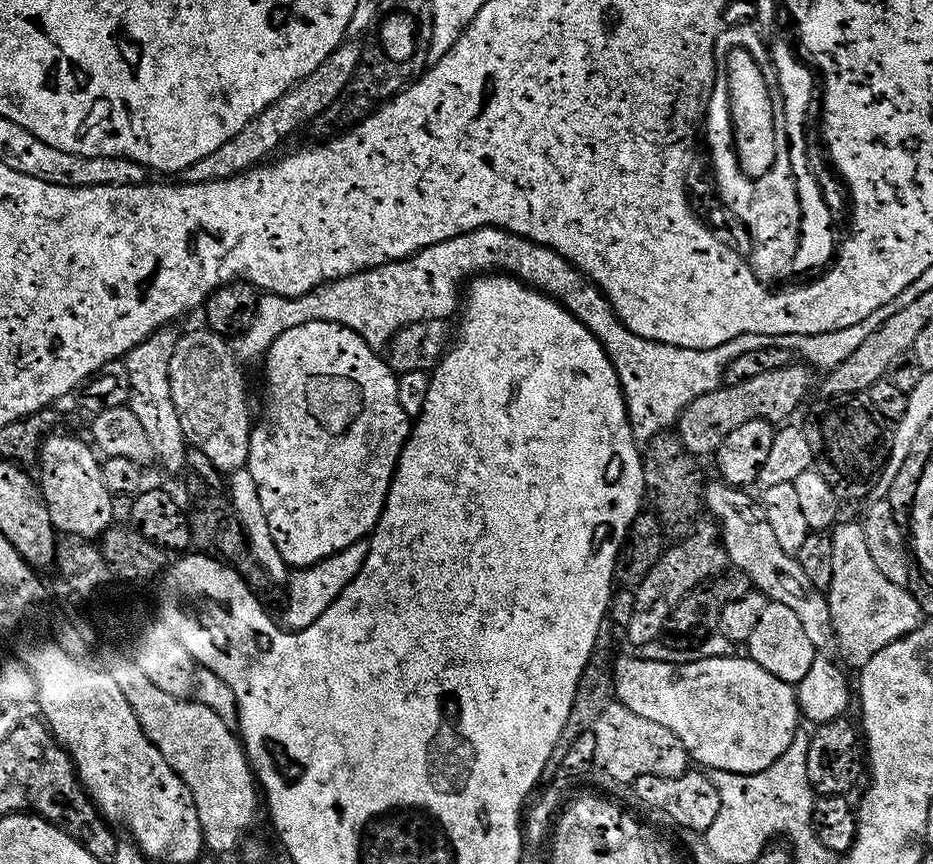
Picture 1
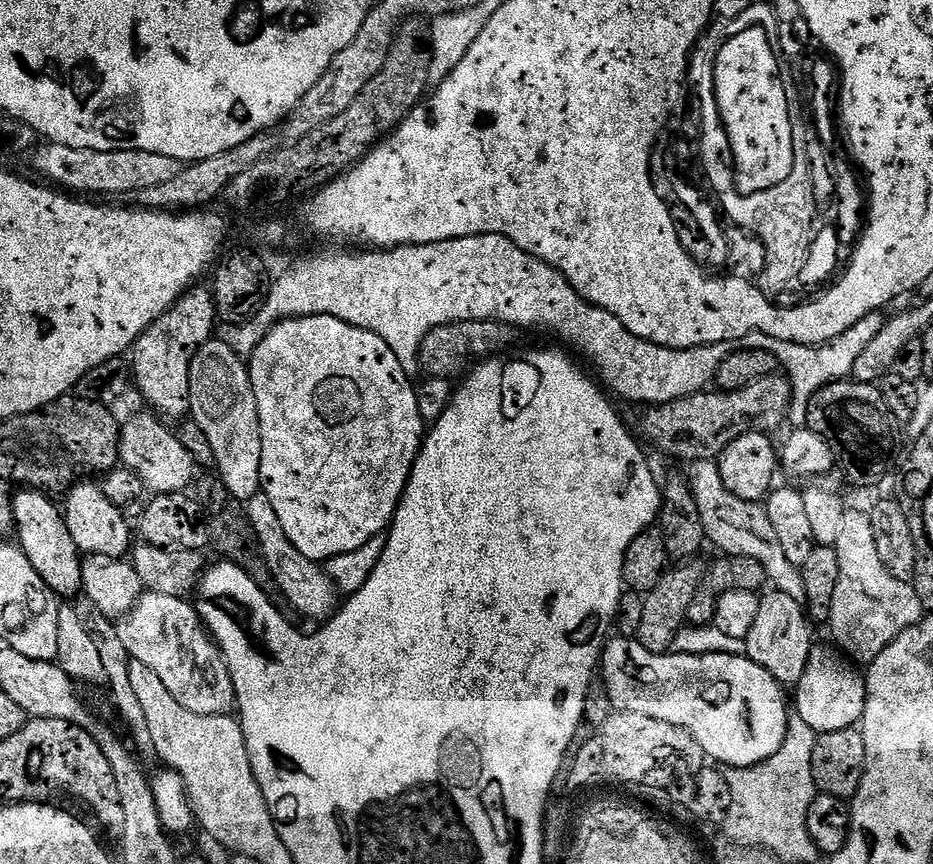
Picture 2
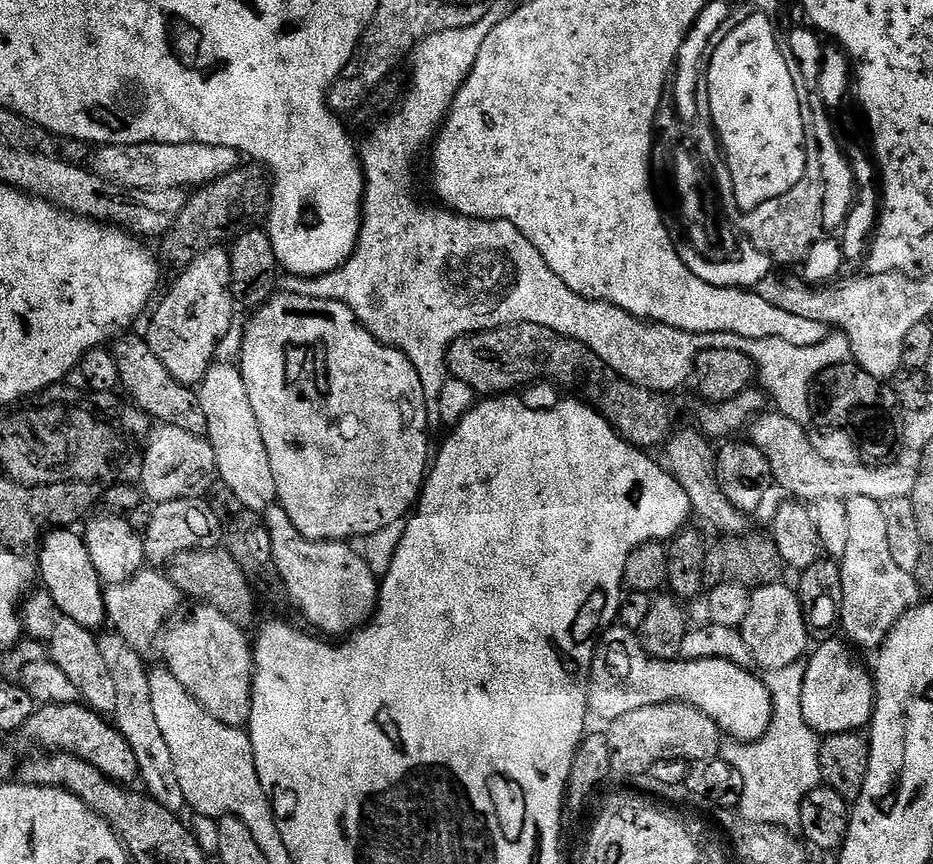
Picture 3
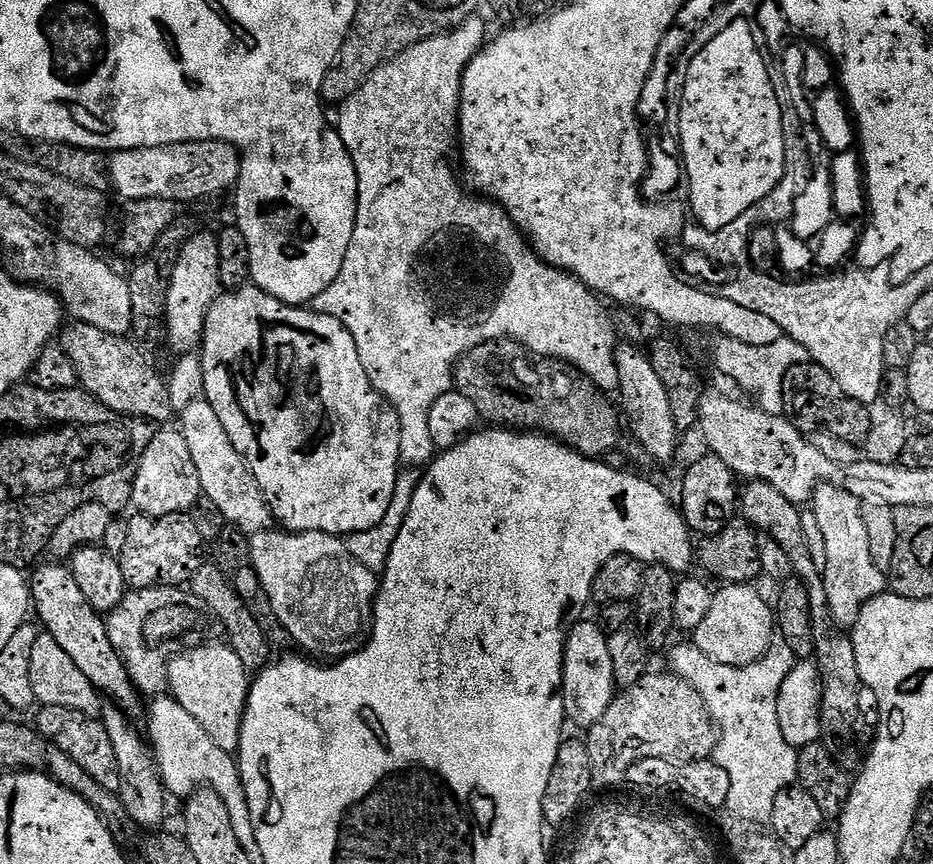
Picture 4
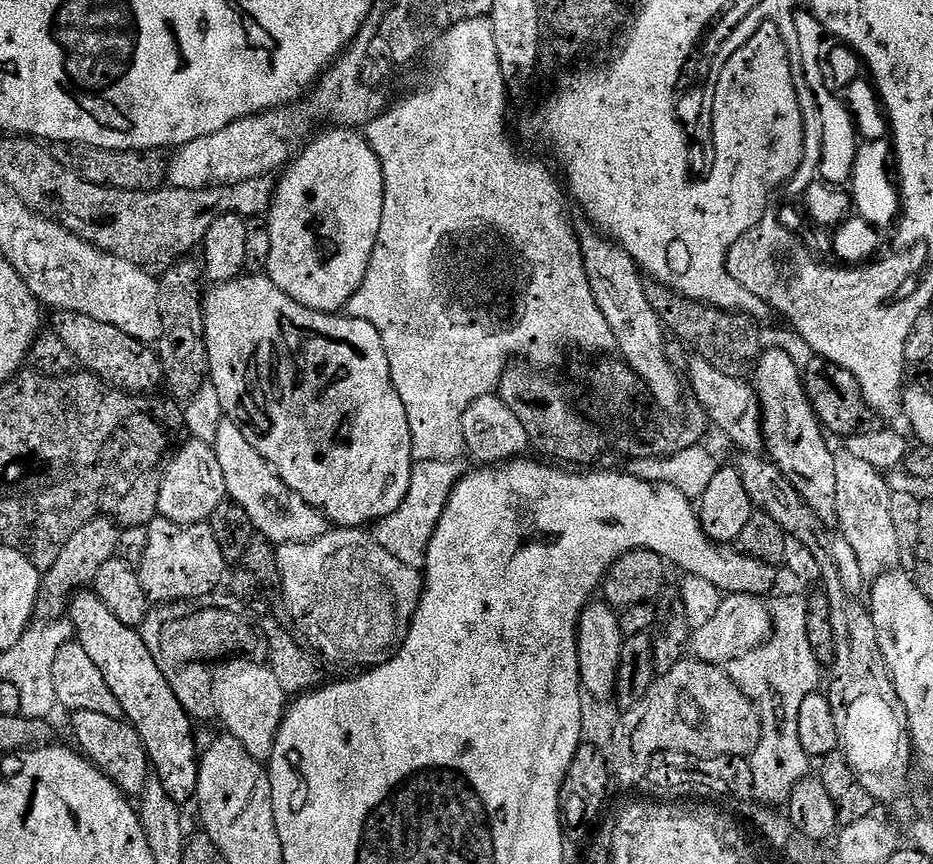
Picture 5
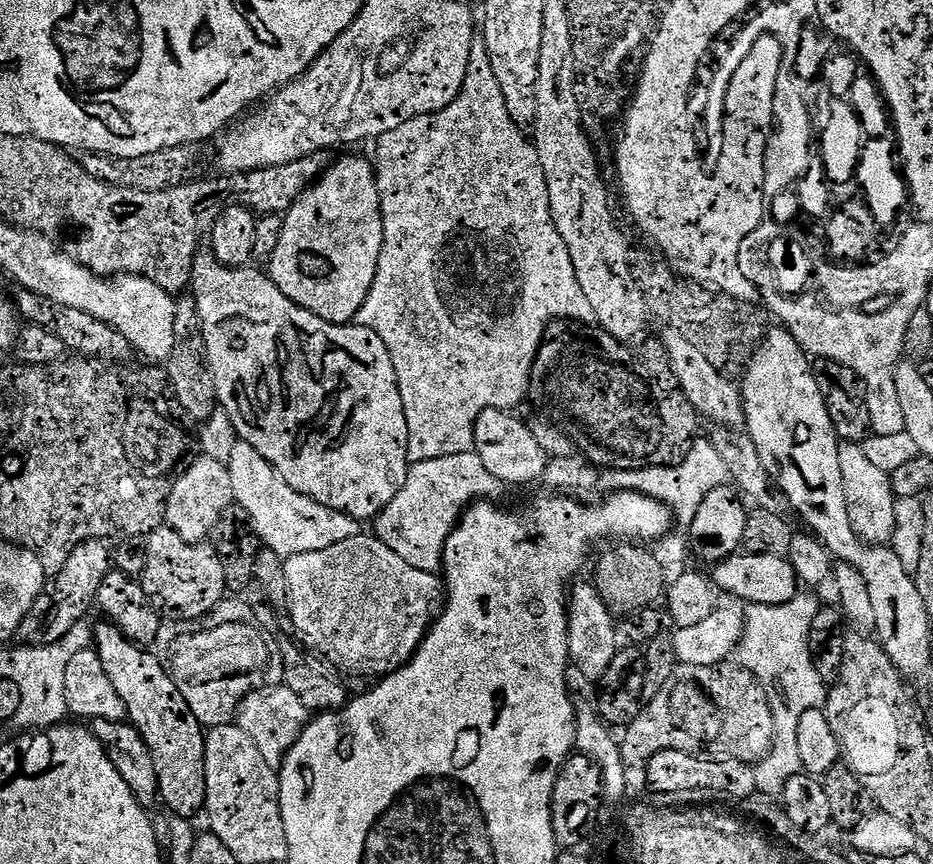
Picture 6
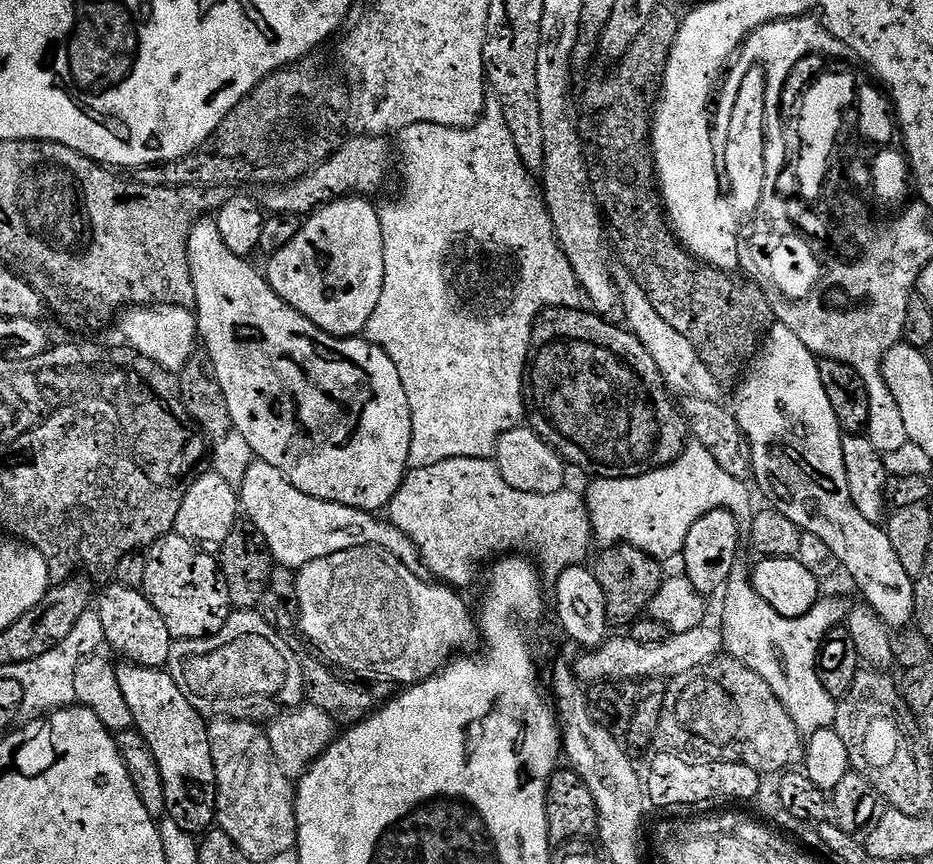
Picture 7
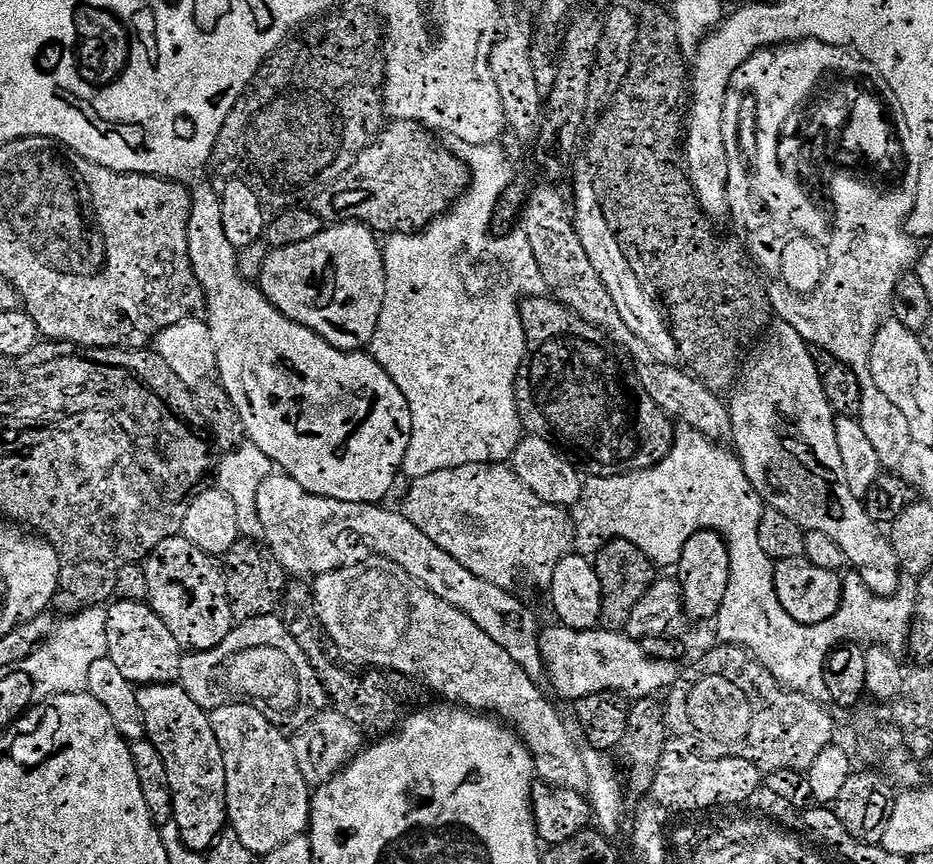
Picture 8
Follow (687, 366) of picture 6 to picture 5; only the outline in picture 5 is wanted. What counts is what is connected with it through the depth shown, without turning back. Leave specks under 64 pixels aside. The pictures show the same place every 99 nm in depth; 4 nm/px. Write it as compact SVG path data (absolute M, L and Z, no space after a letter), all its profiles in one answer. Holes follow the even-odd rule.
M692 358L688 364L686 384L692 387L692 396L700 403L700 408L716 423L716 428L722 435L734 442L743 453L756 454L763 449L763 423L760 414L760 402L755 389L741 377L722 374L710 362Z

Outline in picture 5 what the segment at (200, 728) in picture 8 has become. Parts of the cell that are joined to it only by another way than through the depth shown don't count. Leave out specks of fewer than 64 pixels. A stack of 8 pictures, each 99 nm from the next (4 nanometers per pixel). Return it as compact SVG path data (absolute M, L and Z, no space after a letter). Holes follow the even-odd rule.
M92 590L79 591L71 599L68 617L73 623L75 641L102 672L106 684L123 708L124 718L141 736L154 776L177 805L189 803L196 794L200 768L200 754L192 732L194 722L152 660L141 633L119 622Z

